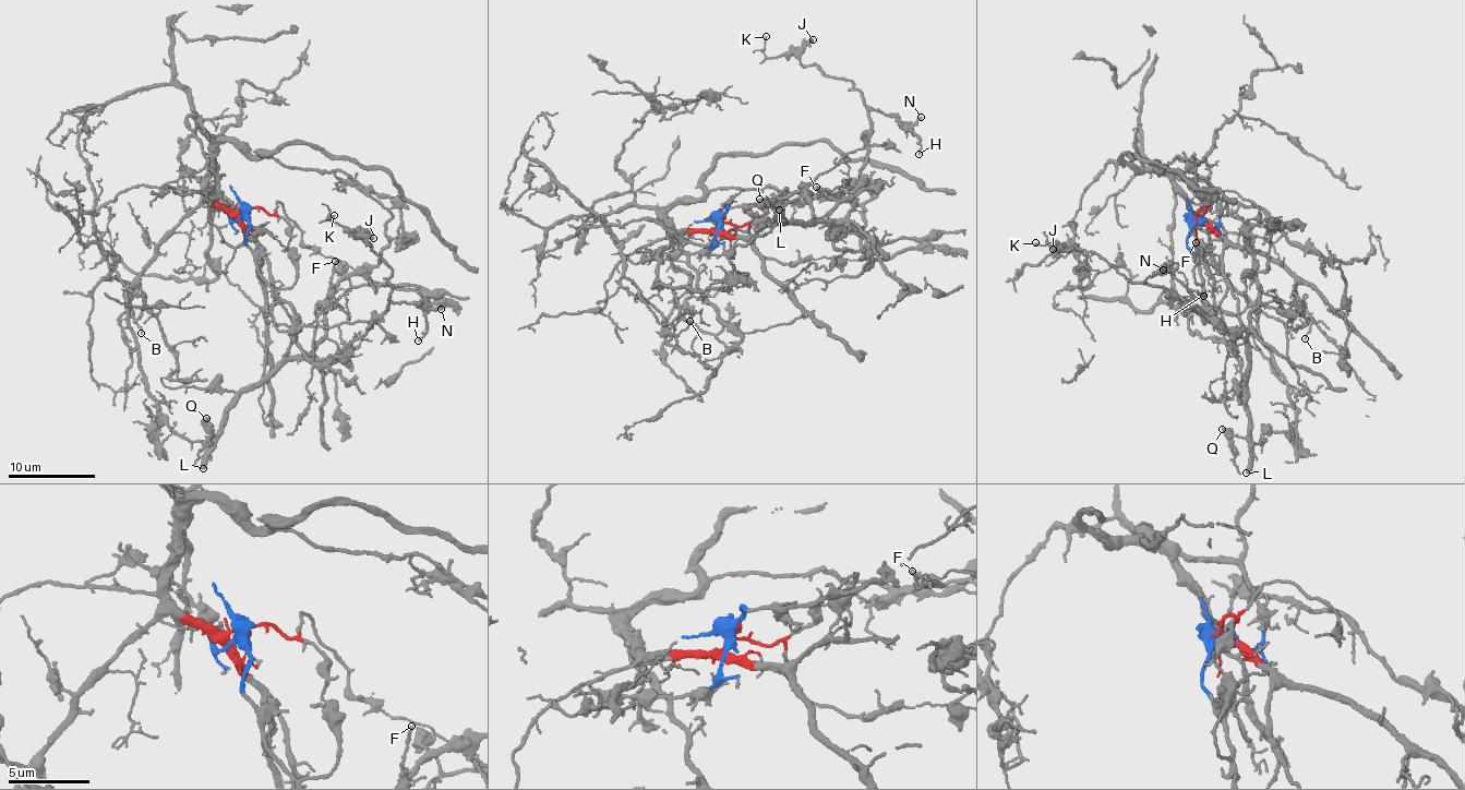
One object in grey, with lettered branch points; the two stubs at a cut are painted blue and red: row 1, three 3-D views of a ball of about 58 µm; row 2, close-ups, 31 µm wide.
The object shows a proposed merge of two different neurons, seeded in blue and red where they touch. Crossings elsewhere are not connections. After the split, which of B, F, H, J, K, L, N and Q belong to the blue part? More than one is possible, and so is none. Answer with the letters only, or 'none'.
H, J, K, L, N, Q

